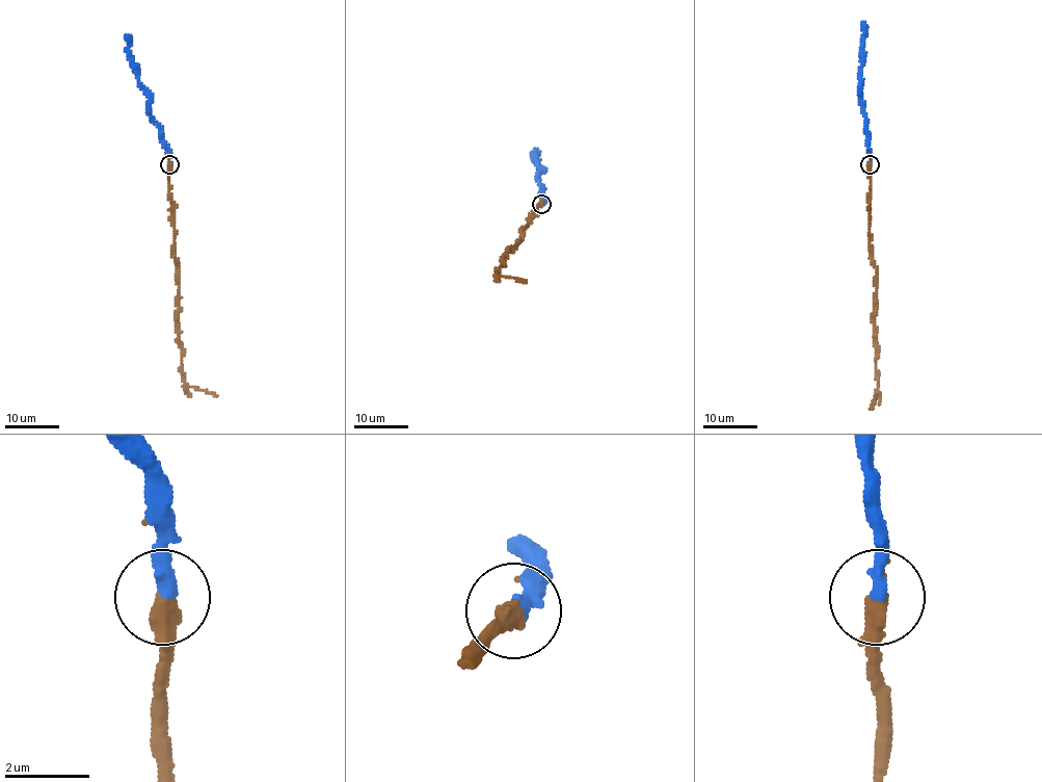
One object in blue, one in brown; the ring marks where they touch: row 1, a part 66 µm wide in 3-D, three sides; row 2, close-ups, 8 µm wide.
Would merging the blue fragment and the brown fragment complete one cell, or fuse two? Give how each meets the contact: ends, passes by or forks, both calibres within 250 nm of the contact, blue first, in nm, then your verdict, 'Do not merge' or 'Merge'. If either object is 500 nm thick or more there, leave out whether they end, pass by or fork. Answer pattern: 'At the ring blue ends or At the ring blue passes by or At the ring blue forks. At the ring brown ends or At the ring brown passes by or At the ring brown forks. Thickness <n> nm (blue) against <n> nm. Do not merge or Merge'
At the ring blue ends. At the ring brown passes by. Thickness 320 nm (blue) against 320 nm. Merge

